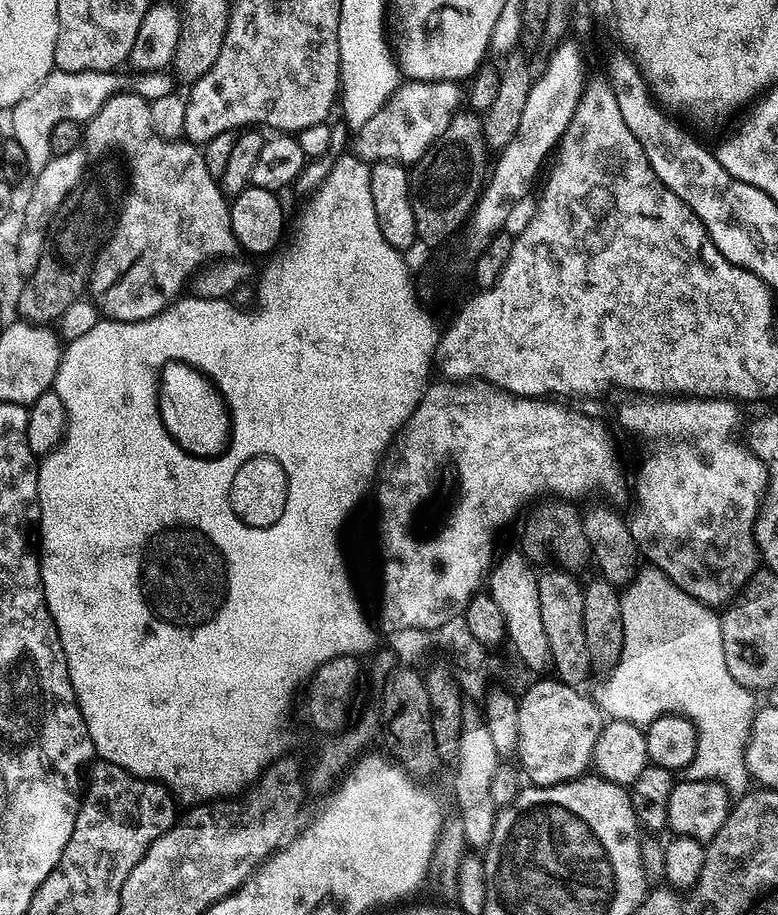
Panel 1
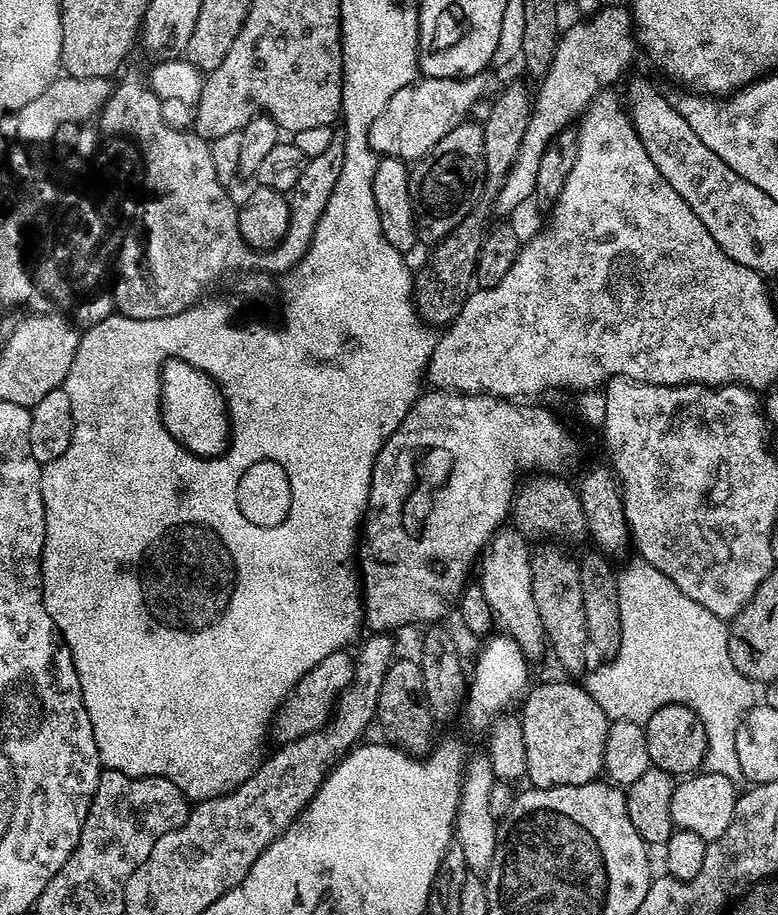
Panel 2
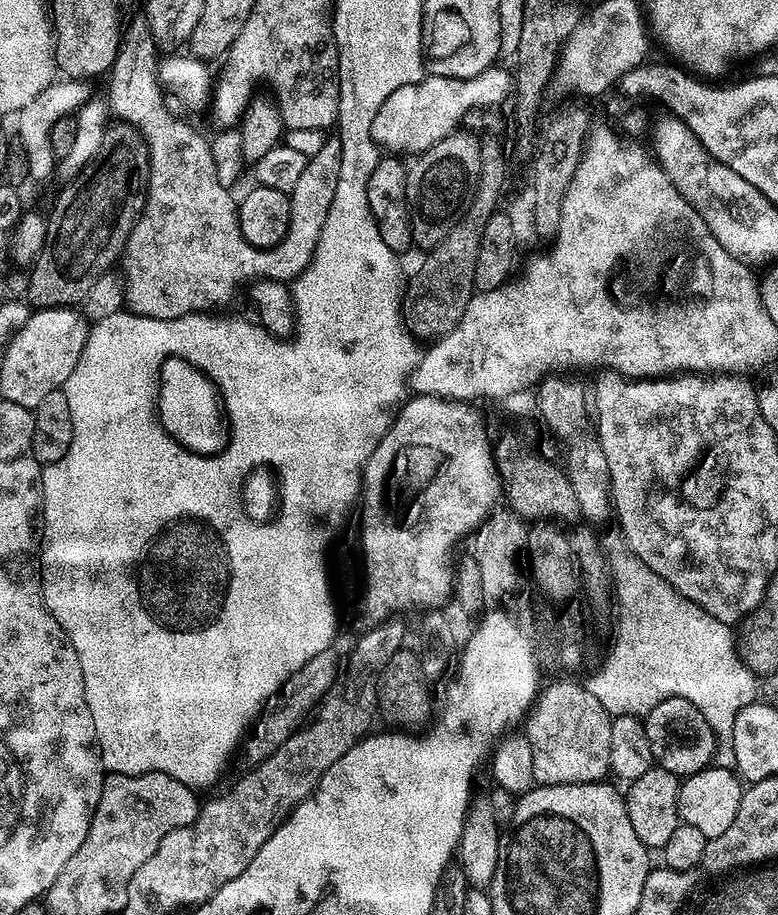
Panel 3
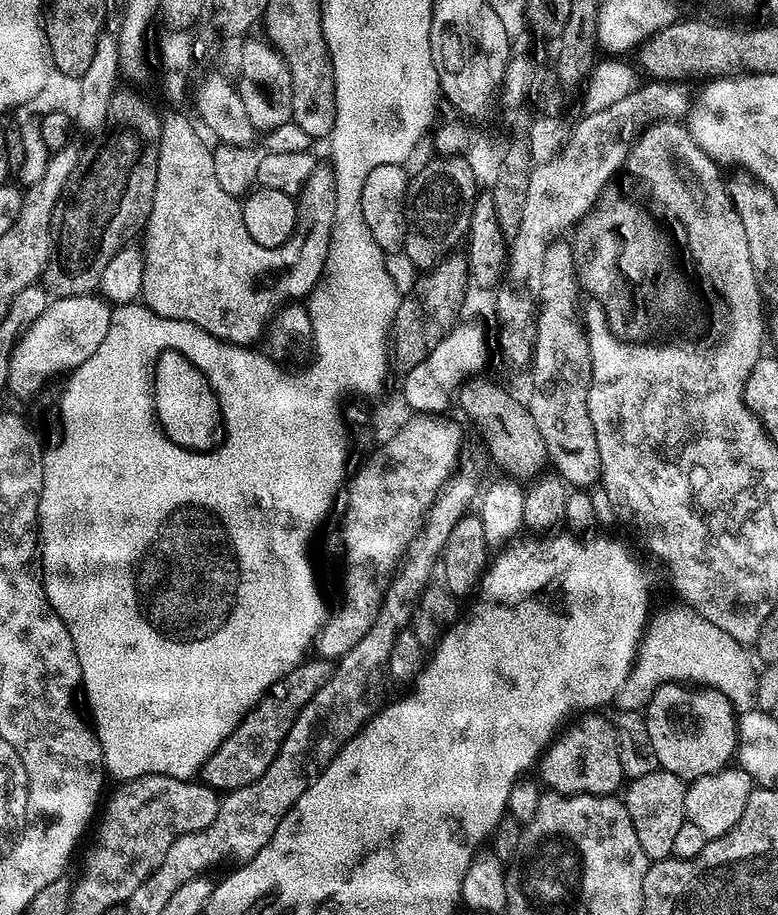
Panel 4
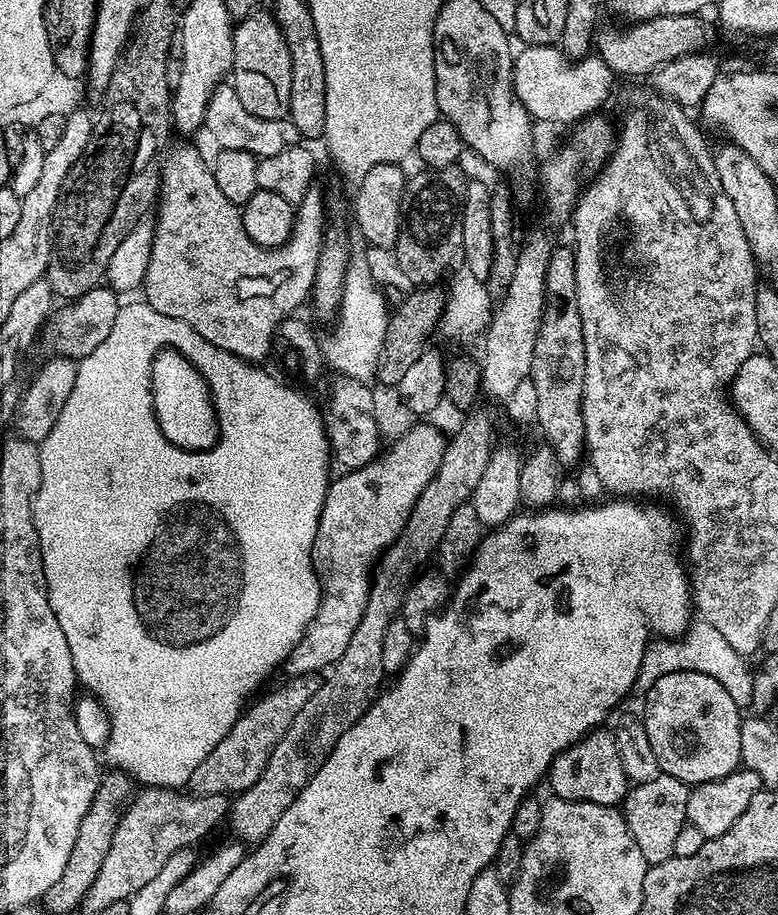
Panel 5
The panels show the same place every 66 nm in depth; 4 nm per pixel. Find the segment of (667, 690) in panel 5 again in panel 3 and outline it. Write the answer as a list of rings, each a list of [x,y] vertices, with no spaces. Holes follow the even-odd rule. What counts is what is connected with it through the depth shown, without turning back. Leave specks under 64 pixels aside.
[[[680,697],[666,698],[643,717],[643,722],[646,738],[650,738],[653,761],[659,767],[670,770],[670,774],[681,778],[692,776],[713,763],[712,755],[716,752],[718,735],[693,702]]]

